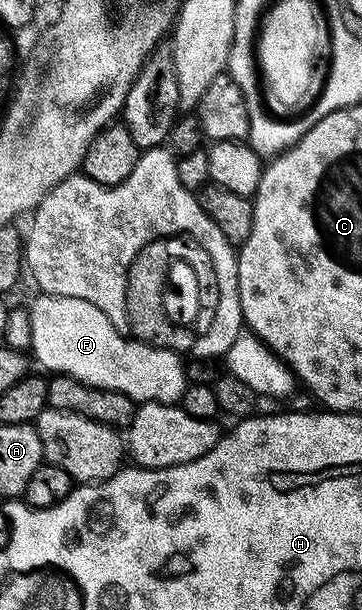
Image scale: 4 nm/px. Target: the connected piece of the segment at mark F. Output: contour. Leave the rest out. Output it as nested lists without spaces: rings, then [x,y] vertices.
[[[41,293],[28,306],[31,319],[31,353],[48,372],[82,381],[85,385],[119,391],[135,403],[154,401],[164,405],[180,402],[187,384],[186,362],[182,354],[167,349],[156,349],[133,340],[122,330],[116,329],[87,299],[56,297]]]

